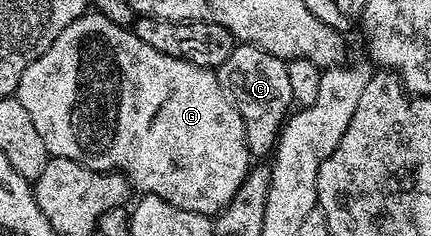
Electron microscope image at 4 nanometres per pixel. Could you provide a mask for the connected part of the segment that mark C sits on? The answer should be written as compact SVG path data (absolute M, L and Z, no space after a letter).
M236 45L235 51L225 64L217 68L221 88L231 97L231 103L241 112L245 124L247 151L252 159L263 160L263 157L274 151L279 141L279 131L289 117L292 109L289 92L289 72L281 68L281 59L265 52L256 46Z

